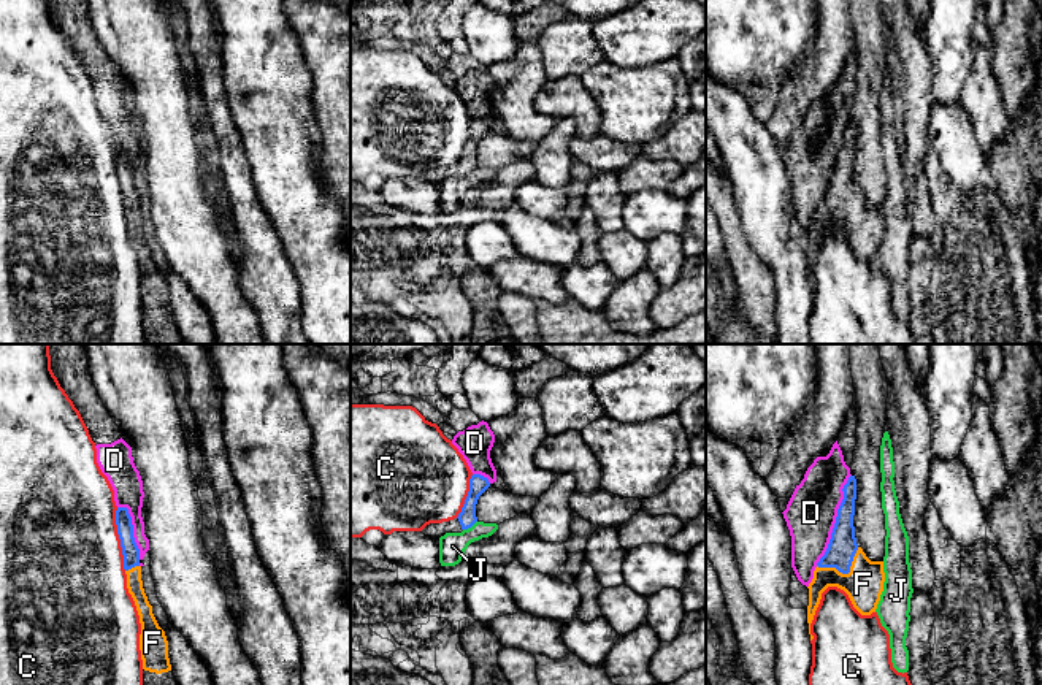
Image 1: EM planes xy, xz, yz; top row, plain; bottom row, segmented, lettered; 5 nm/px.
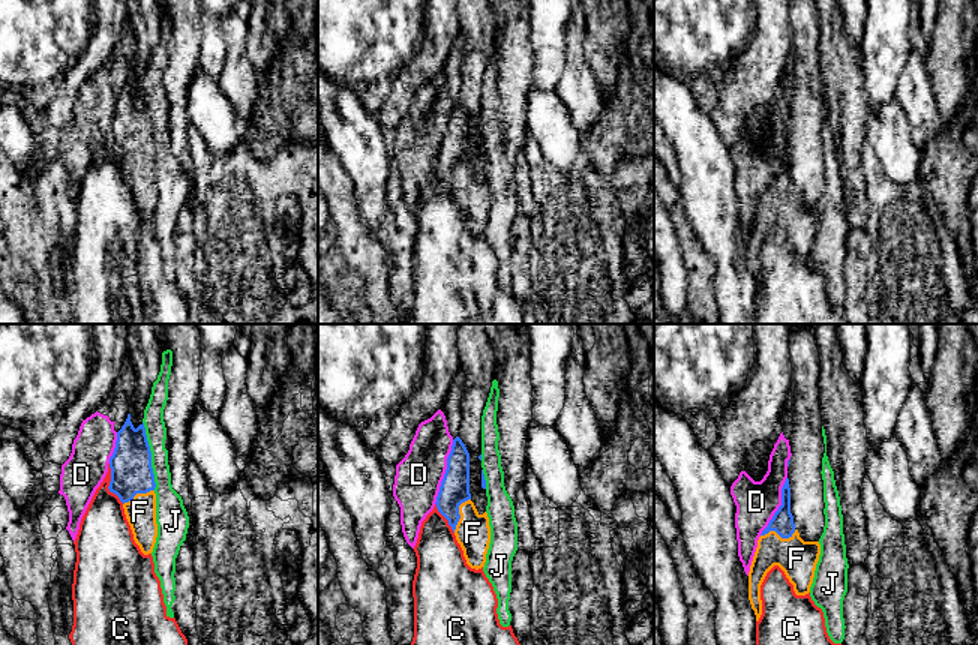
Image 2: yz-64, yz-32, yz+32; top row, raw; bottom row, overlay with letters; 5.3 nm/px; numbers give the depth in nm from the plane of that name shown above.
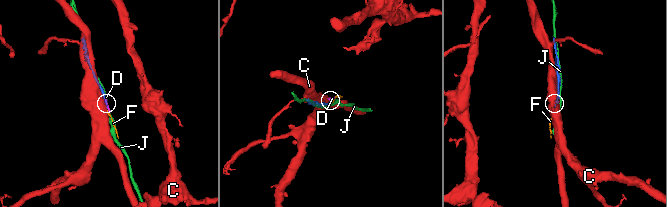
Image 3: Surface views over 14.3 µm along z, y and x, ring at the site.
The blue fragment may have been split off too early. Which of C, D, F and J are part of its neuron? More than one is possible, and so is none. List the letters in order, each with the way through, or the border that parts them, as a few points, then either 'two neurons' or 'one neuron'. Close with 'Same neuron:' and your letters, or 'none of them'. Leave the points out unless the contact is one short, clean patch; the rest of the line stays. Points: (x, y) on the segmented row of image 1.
C: two neurons
D: two neurons
F: way yz (842, 546), (844, 573), (852, 573), (863, 584); one neuron
J: two neurons
Same neuron: F

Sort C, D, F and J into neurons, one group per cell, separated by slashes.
C / D / F / J

